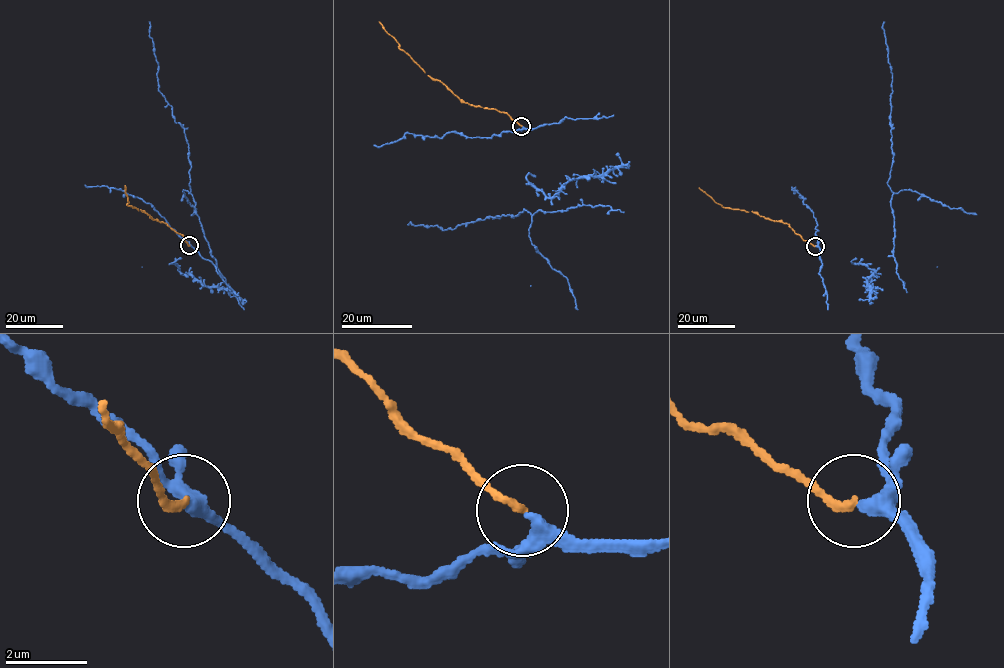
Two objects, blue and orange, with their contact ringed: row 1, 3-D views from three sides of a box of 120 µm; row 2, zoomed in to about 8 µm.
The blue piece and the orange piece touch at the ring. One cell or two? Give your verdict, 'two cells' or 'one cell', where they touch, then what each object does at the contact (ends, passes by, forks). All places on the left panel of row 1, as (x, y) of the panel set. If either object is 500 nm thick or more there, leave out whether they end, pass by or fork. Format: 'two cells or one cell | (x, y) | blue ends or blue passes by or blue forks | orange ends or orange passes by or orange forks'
one cell | (189, 245) | blue passes by | orange ends

